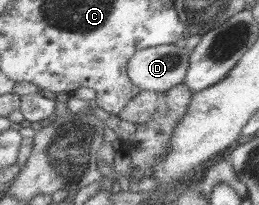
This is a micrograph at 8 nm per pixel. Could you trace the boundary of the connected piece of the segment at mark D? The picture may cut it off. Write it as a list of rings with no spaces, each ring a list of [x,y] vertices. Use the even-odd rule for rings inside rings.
[[[176,44],[157,45],[138,50],[127,63],[127,74],[130,81],[134,82],[141,90],[158,91],[165,93],[166,90],[180,85],[185,80],[192,49],[190,47],[178,47]]]

